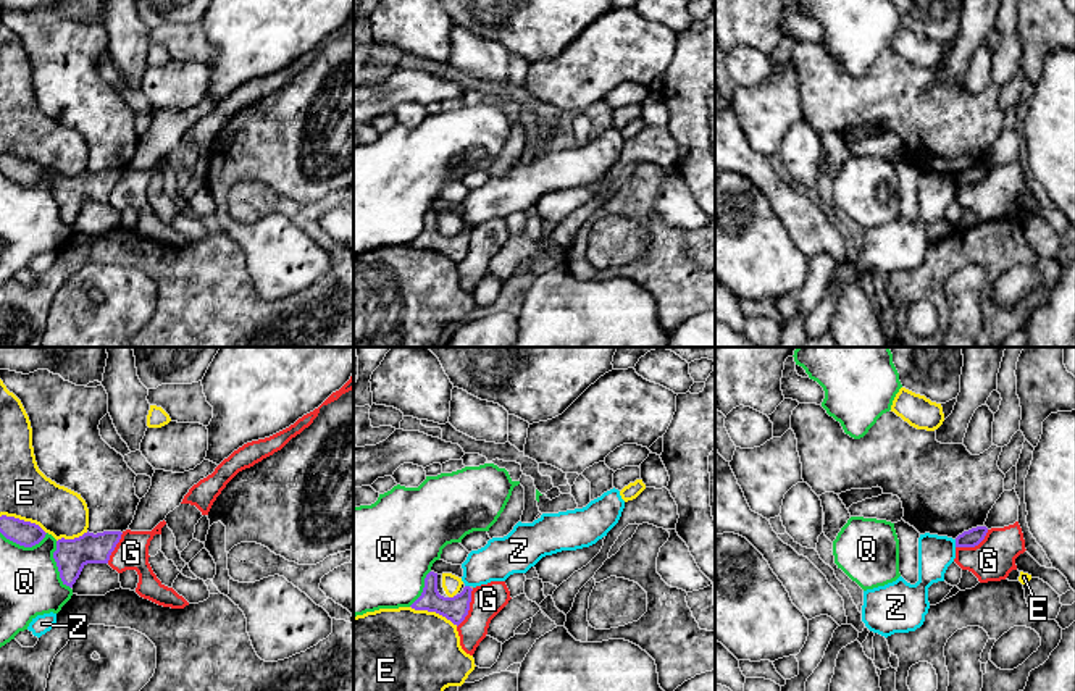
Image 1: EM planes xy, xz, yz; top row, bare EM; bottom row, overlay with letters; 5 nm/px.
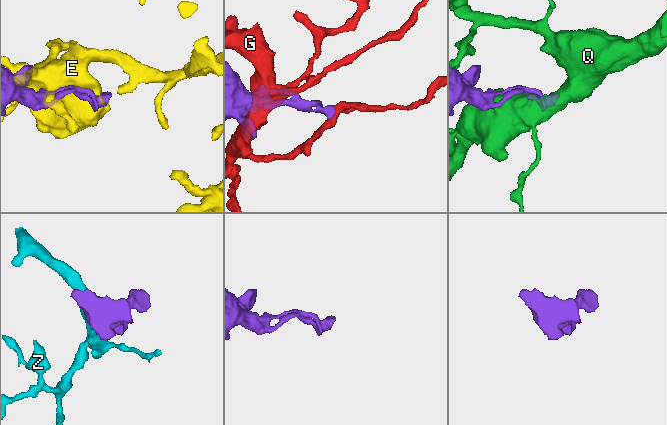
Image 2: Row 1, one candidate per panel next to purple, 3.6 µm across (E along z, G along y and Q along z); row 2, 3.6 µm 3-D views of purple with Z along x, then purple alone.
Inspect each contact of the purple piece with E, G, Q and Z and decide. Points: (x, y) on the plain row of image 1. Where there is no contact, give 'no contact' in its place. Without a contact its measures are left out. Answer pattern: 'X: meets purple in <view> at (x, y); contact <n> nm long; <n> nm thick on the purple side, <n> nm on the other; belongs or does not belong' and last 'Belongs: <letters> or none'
E: meets purple in xz at (435, 249); contact 260 nm long; 120 nm thick on the purple side, 460 nm on the other; does not belong
G: meets purple in xz at (468, 247); contact 200 nm long; 120 nm thick on the purple side, 160 nm on the other; does not belong
Q: meets purple in xy at (57, 204); contact 260 nm long; 160 nm thick on the purple side, 300 nm on the other; does not belong
Z: meets purple in yz at (956, 181); contact 40 nm long; 90 nm thick on the purple side, 180 nm on the other; does not belong
Belongs: none

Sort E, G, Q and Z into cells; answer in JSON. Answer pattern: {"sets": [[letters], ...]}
{"sets": [["E"], ["G"], ["Q"], ["Z"]]}

